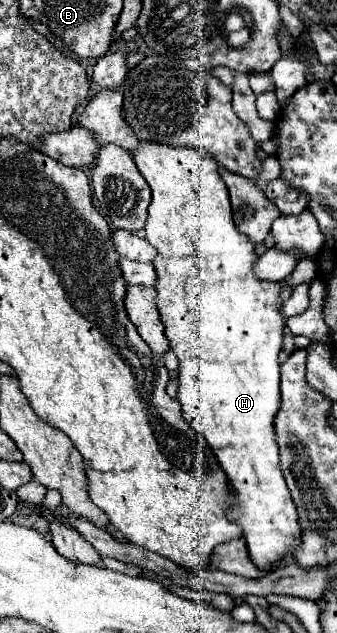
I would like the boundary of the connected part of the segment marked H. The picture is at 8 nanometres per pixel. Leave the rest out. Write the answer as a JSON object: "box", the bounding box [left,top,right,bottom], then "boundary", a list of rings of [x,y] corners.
{"box":[133,143,301,569],"boundary":[[[139,143],[137,151],[133,151],[133,161],[137,163],[139,171],[143,173],[143,177],[147,179],[147,183],[151,185],[153,191],[153,199],[149,205],[149,219],[145,225],[145,233],[147,233],[147,241],[157,249],[157,257],[151,261],[155,271],[157,271],[157,283],[155,283],[155,303],[161,315],[161,323],[165,325],[165,335],[169,339],[169,347],[175,353],[175,357],[179,359],[179,389],[177,389],[177,399],[181,403],[183,409],[183,417],[189,425],[193,425],[211,445],[215,457],[219,459],[223,471],[229,477],[229,483],[235,491],[235,505],[231,507],[231,519],[239,525],[243,525],[245,531],[245,541],[249,547],[249,555],[251,561],[259,567],[259,569],[271,569],[271,567],[279,567],[285,565],[291,559],[291,549],[295,549],[297,545],[301,545],[301,527],[297,521],[297,509],[295,503],[291,499],[291,493],[287,489],[287,483],[283,479],[281,467],[279,467],[279,447],[275,443],[275,431],[273,431],[273,419],[275,419],[275,411],[279,411],[279,401],[281,401],[281,393],[279,393],[279,351],[281,351],[281,343],[283,343],[283,333],[285,333],[285,325],[287,325],[287,317],[283,315],[283,301],[281,301],[281,283],[275,281],[265,281],[259,279],[253,273],[253,265],[257,263],[257,253],[255,253],[255,243],[249,241],[249,237],[245,233],[239,233],[239,229],[235,229],[235,221],[233,221],[233,213],[231,213],[231,203],[229,203],[229,193],[227,187],[223,185],[223,179],[219,177],[217,169],[217,161],[211,159],[211,155],[201,153],[193,147],[167,147],[167,145],[159,145],[159,143]]]}

